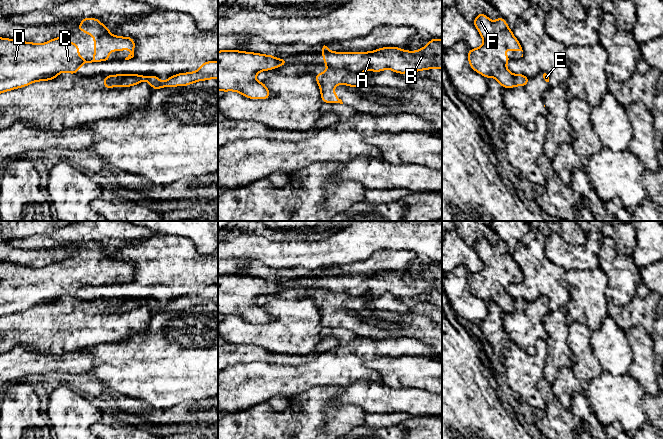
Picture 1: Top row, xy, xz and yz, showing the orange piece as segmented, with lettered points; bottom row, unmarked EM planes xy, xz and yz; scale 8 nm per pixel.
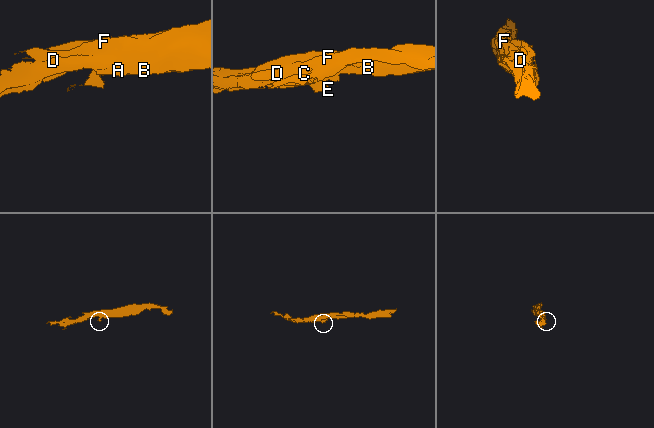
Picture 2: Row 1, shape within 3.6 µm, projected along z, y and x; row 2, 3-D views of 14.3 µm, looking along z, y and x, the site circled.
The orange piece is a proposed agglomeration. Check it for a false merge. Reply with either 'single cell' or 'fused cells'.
fused cells

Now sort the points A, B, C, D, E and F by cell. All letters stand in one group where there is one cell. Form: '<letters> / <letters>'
A B C D F / E

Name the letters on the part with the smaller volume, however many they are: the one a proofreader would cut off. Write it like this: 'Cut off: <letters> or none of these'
Cut off: E

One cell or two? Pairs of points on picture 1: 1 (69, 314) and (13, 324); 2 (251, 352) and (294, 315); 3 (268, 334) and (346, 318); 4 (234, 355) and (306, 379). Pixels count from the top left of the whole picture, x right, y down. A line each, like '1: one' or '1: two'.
1: one
2: two
3: two
4: two

